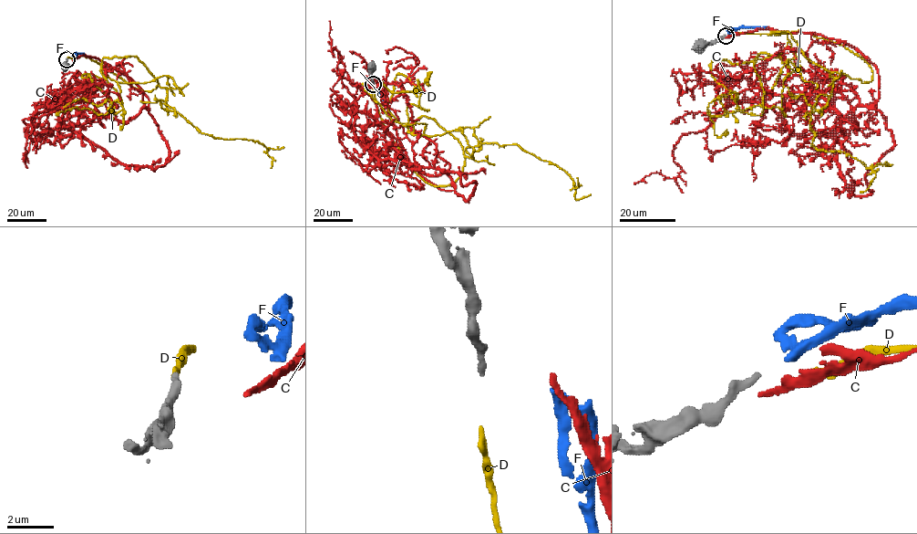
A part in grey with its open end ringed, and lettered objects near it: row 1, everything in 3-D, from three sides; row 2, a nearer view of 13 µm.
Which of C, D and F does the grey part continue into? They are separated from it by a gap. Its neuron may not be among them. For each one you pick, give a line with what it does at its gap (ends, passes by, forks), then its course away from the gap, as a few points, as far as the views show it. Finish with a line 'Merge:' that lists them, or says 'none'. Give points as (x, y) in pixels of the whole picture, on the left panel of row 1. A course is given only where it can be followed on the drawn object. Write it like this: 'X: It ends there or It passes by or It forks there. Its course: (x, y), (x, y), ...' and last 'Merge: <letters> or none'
D: It ends there. Its course: (66, 58), (159, 84), (137, 57), (103, 57), (108, 76), (81, 77), (107, 99), (64, 107)
Merge: D

